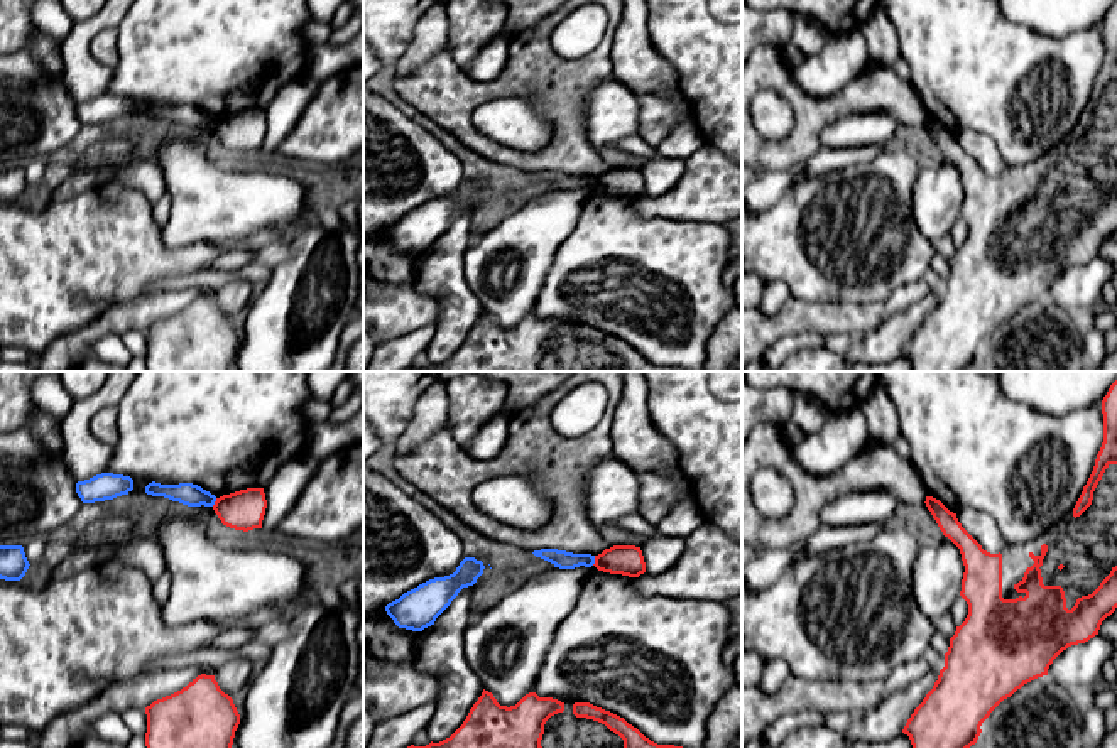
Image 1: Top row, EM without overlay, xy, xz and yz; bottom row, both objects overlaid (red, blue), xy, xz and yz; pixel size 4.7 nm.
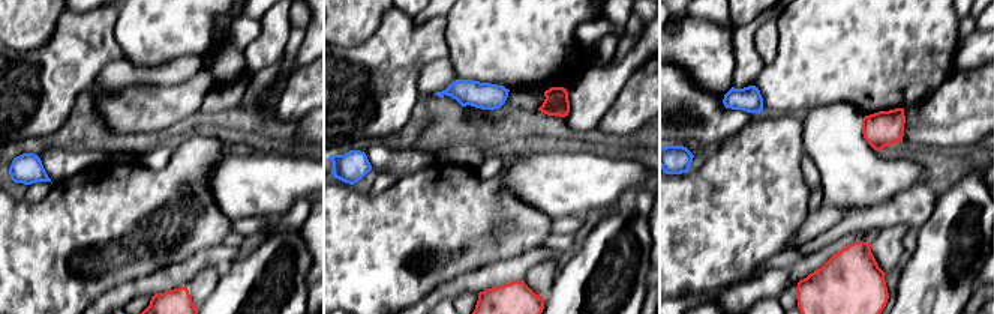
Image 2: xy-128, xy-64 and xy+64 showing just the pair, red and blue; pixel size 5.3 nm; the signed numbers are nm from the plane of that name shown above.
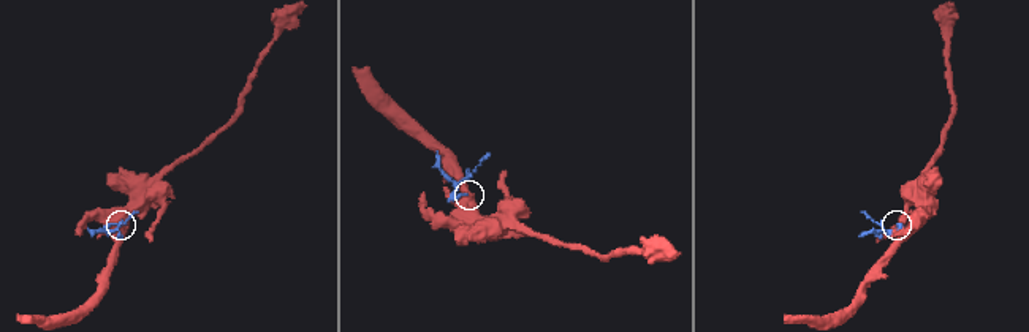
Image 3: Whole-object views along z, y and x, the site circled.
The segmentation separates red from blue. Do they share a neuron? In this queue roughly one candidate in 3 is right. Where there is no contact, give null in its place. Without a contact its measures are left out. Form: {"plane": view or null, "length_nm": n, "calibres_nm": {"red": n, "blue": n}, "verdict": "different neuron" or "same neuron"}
{"plane": "xz", "length_nm": 50, "calibres_nm": {"red": 140, "blue": 90}, "verdict": "different neuron"}

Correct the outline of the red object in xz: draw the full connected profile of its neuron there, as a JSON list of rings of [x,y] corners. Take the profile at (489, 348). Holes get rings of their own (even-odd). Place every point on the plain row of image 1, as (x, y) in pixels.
[[[485,312],[463,346],[446,361],[404,371],[544,371],[541,361],[546,343],[564,333],[564,324],[526,316],[515,328],[500,328]]]

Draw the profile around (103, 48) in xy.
[[[118,27],[100,30],[90,46],[93,59],[106,68],[118,64]]]

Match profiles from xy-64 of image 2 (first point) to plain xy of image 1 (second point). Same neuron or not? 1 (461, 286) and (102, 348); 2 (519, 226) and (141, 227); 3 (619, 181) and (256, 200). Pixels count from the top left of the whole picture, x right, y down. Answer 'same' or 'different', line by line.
1: different
2: same
3: same

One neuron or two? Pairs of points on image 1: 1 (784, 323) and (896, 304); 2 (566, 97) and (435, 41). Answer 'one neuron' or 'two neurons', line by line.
1: one neuron
2: two neurons

